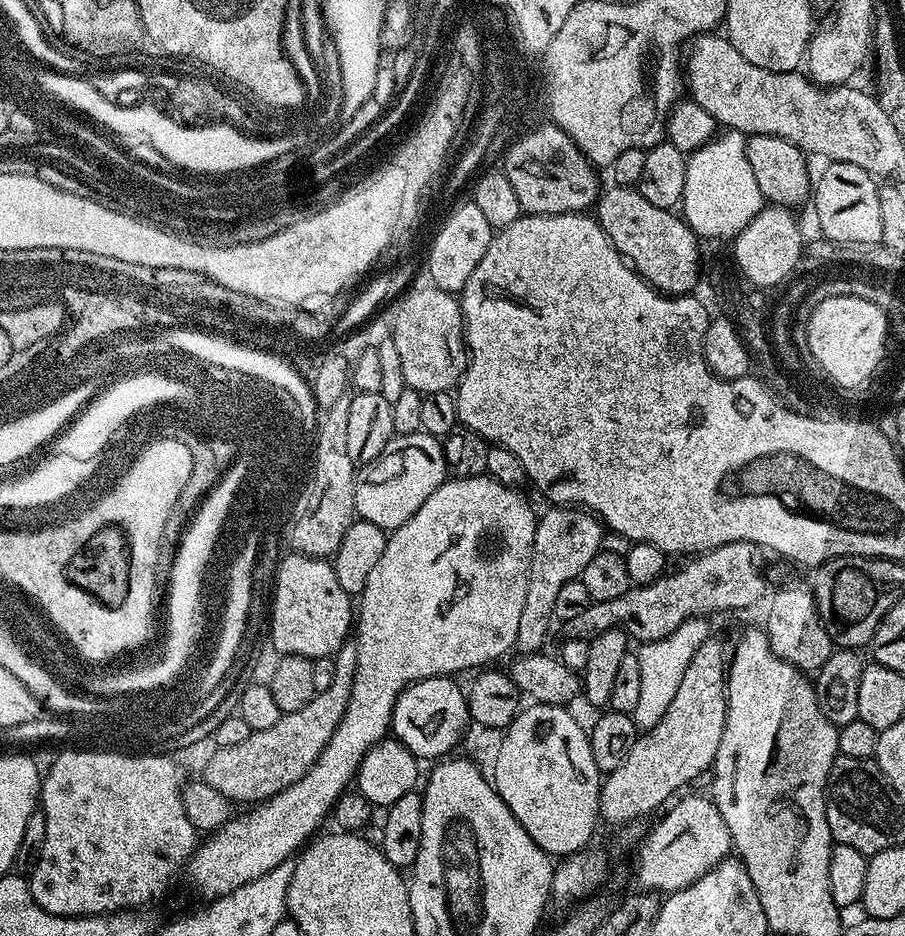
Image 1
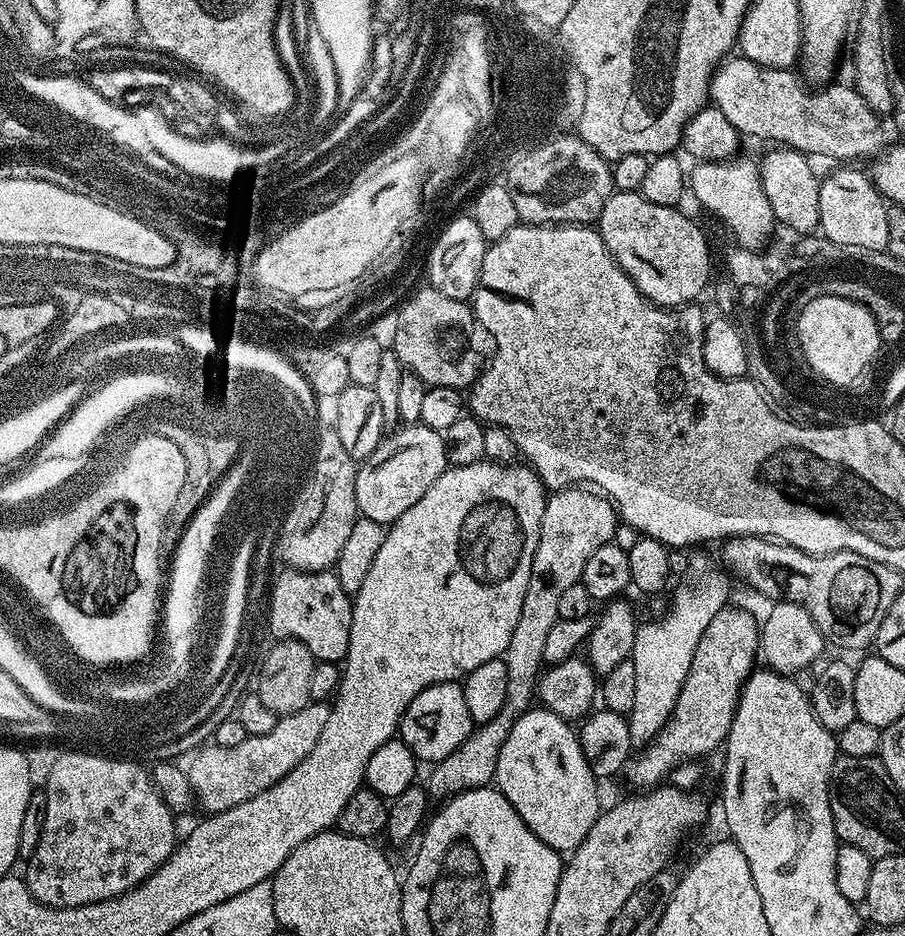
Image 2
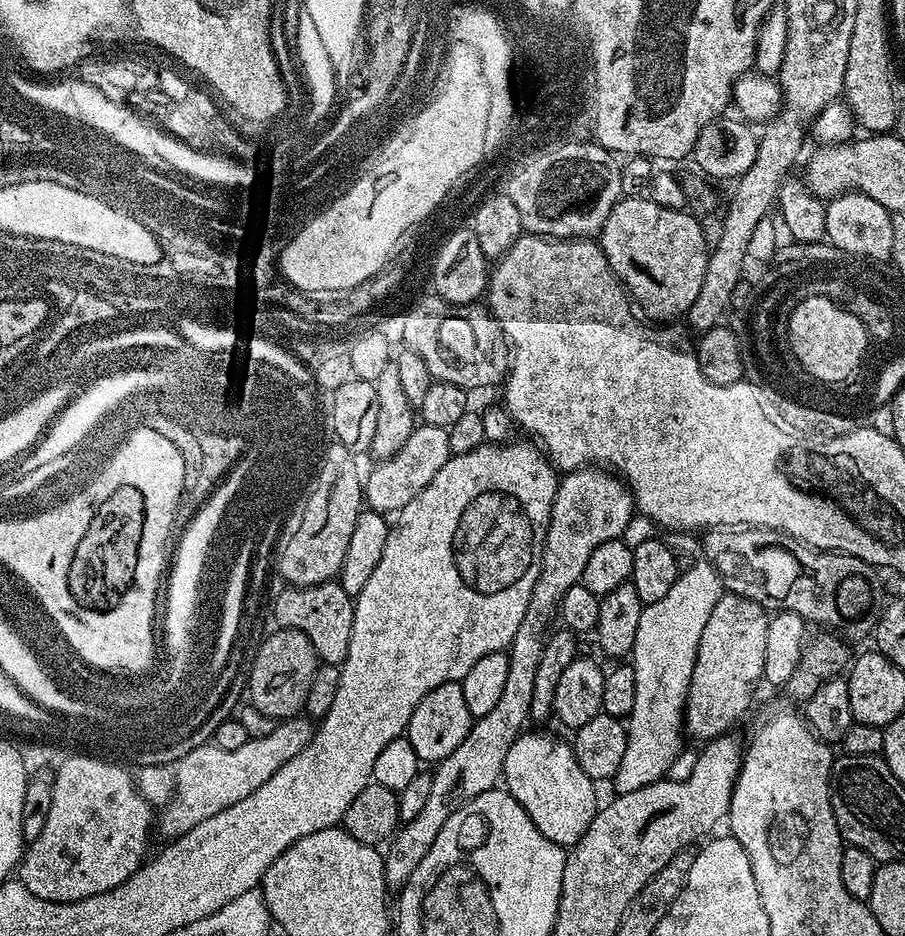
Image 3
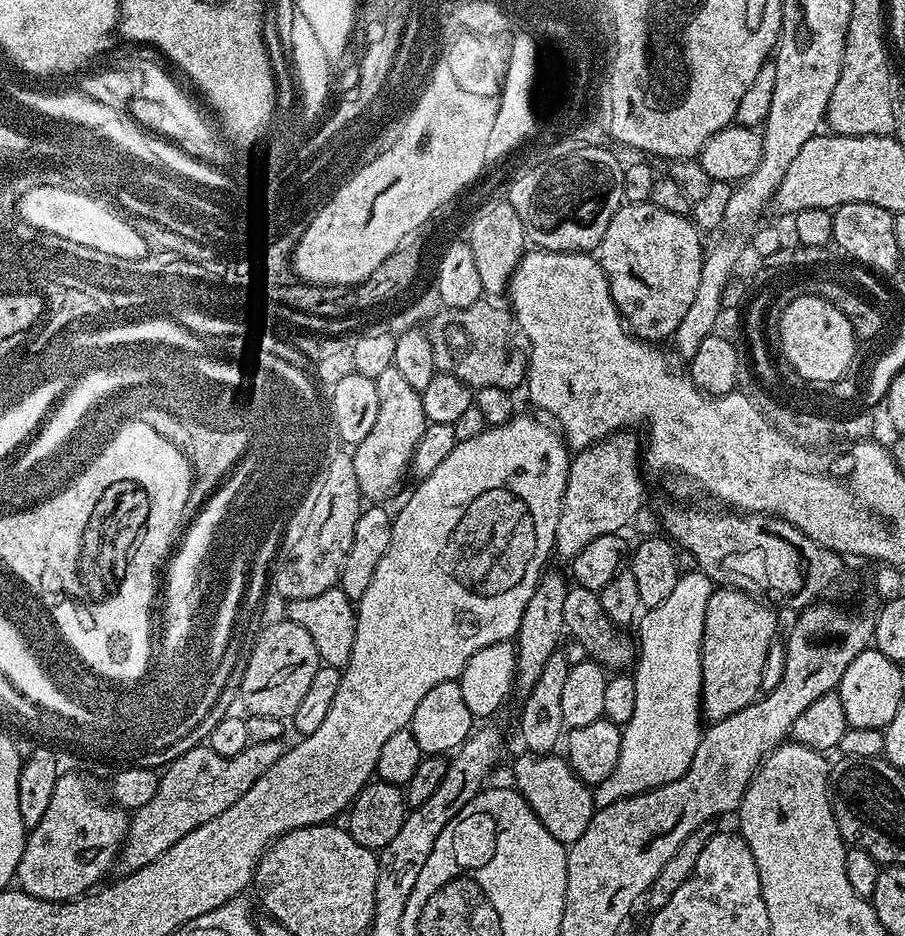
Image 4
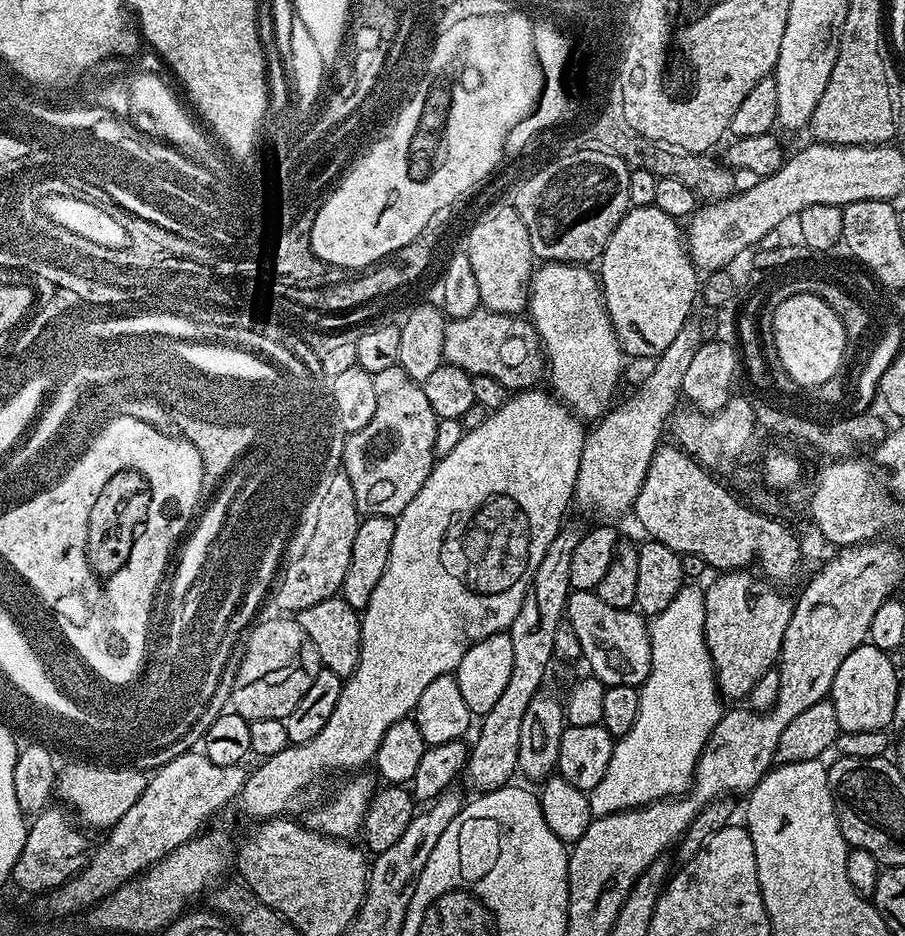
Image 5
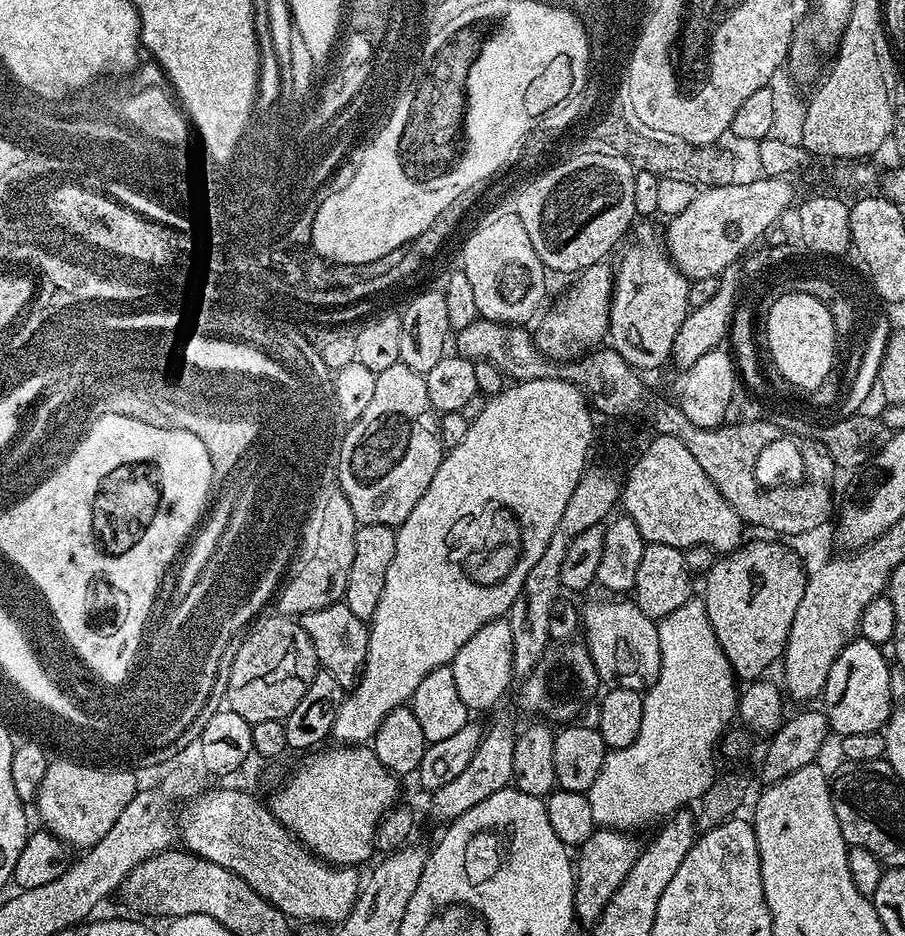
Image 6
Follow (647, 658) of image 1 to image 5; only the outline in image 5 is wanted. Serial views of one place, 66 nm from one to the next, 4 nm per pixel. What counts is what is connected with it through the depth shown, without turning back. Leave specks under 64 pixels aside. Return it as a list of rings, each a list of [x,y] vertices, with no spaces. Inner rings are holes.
[[[696,582],[685,583],[678,590],[674,602],[670,602],[670,606],[666,606],[666,610],[657,616],[651,617],[648,633],[652,661],[650,674],[639,685],[638,718],[628,733],[616,740],[614,754],[610,754],[610,766],[606,766],[602,782],[598,782],[598,786],[594,786],[588,796],[588,805],[592,807],[593,813],[641,808],[643,804],[653,804],[655,800],[679,797],[691,788],[692,779],[696,776],[696,763],[700,761],[714,726],[718,726],[726,711],[725,701],[716,686],[716,670],[712,667],[712,656],[704,637],[705,622],[704,588]]]

